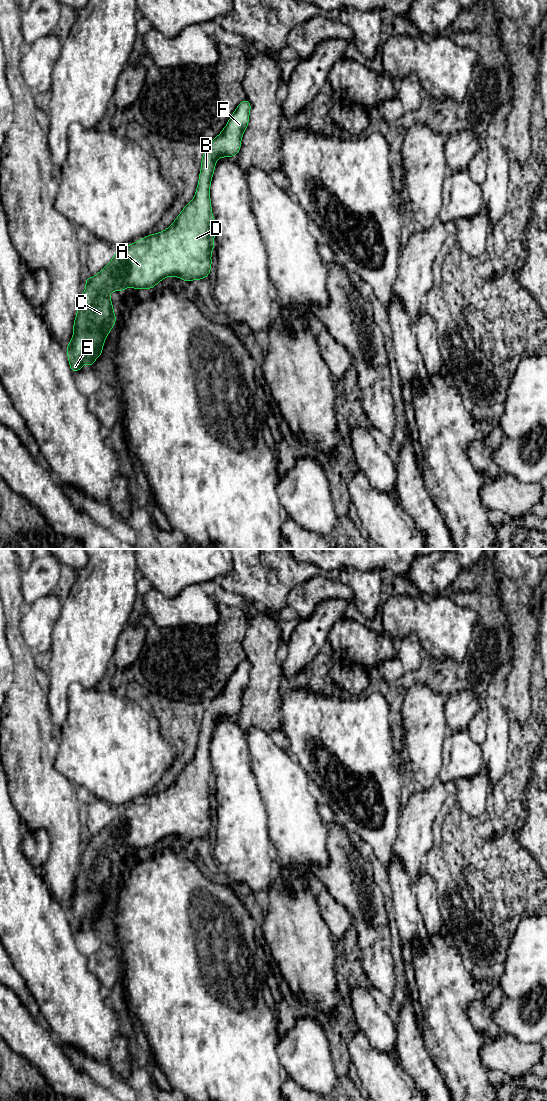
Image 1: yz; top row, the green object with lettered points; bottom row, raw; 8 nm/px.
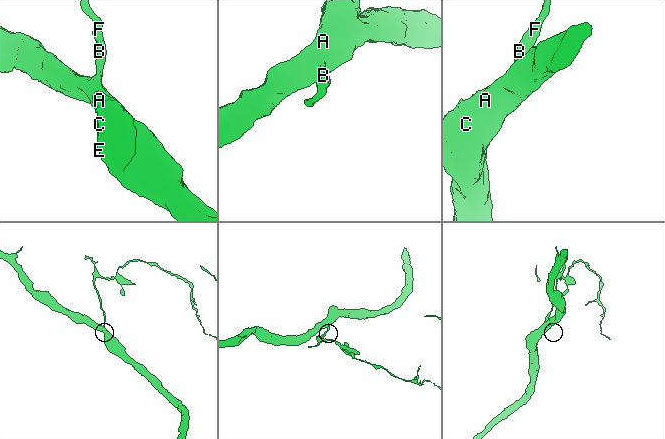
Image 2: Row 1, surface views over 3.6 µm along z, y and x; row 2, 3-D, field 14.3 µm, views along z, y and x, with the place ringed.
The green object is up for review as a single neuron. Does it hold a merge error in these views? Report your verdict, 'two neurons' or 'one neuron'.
one neuron

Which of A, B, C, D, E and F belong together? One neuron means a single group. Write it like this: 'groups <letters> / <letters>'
groups A B C D E F

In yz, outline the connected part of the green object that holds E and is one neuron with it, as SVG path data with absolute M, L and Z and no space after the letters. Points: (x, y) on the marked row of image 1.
M247 99L243 100L237 106L223 131L211 141L210 147L204 151L194 199L186 204L174 223L160 233L148 235L131 245L120 248L110 263L97 275L90 279L84 278L86 289L79 297L77 314L73 324L74 333L70 344L65 348L73 373L79 371L84 362L92 368L94 361L103 353L102 346L117 318L114 315L110 299L112 291L122 292L128 287L151 290L168 276L179 277L185 282L207 278L212 264L211 253L214 249L216 231L209 190L215 164L218 158L234 157L239 152L243 133L248 126L250 109L250 102Z

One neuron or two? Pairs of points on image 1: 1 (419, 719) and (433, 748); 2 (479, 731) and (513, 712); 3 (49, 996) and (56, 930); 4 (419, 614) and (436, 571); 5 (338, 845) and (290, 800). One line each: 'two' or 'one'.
1: one
2: two
3: one
4: two
5: two

